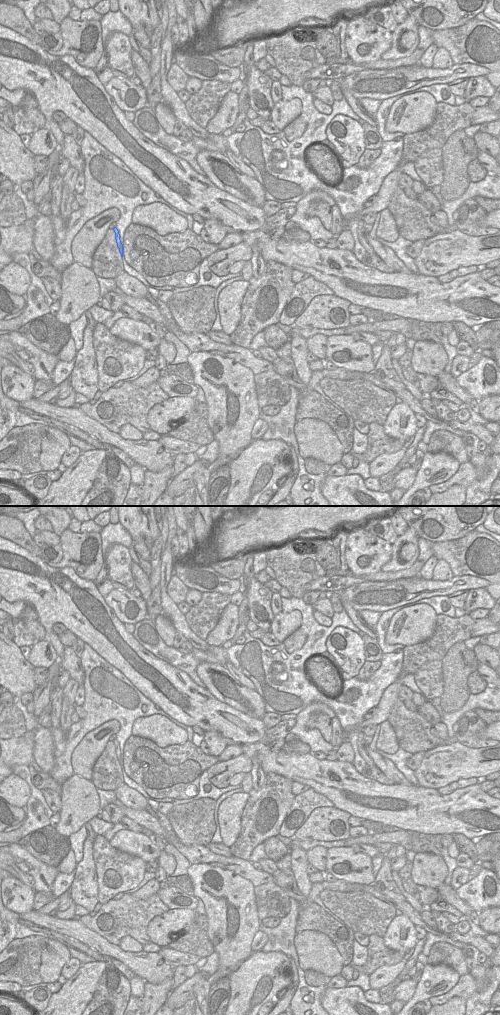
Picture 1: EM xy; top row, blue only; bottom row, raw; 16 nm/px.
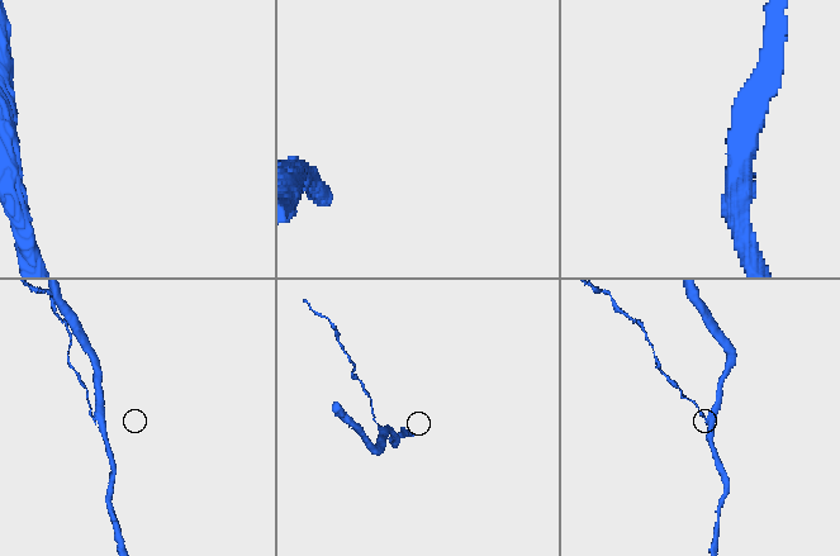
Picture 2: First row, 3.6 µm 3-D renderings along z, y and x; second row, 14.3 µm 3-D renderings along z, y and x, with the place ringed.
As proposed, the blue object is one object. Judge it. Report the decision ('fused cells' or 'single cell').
fused cells

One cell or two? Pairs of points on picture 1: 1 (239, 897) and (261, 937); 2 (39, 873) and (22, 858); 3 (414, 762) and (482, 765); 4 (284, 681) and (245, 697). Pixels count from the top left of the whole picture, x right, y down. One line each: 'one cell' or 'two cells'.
1: two cells
2: one cell
3: two cells
4: two cells

